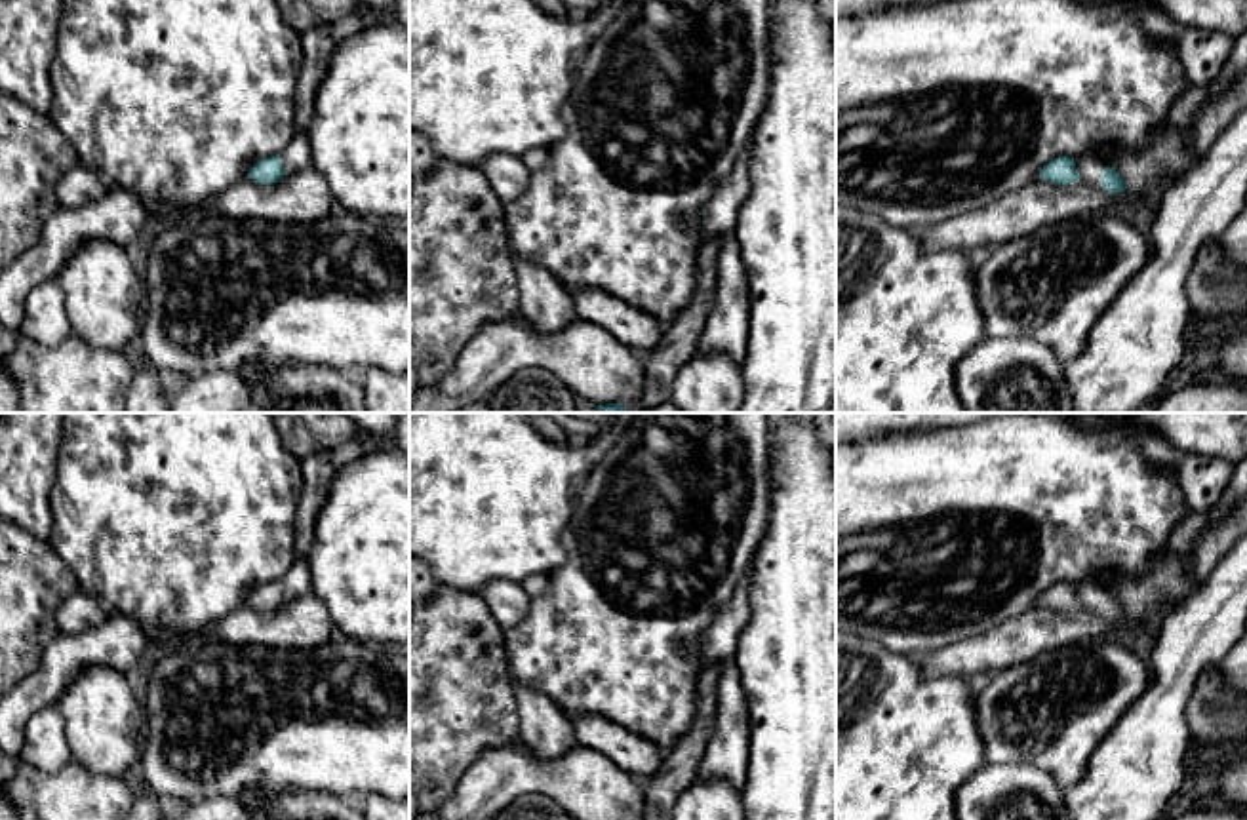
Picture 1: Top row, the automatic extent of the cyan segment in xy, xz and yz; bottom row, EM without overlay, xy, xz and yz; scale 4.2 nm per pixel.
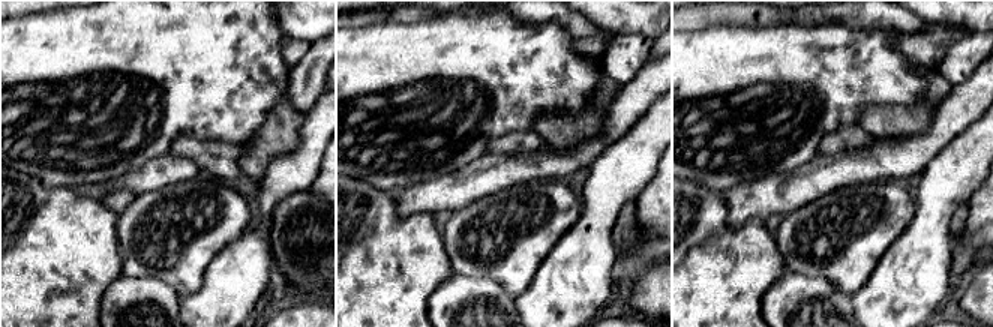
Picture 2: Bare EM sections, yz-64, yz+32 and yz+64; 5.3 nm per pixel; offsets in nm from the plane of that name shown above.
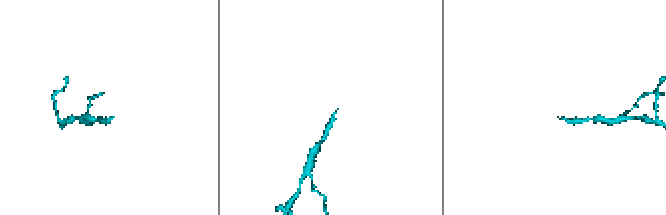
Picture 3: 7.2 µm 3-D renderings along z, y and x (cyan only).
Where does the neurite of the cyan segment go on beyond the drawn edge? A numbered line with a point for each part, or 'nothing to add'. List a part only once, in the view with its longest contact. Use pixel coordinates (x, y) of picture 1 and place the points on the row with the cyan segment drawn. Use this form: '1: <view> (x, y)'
1: yz (1089, 168)

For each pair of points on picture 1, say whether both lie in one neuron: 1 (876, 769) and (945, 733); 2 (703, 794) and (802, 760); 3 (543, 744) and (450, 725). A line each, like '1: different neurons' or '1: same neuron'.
1: same neuron
2: different neurons
3: different neurons

